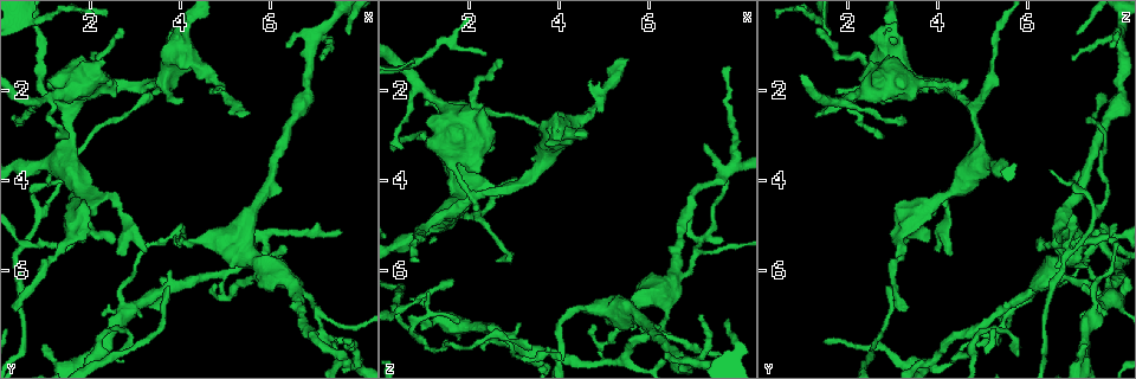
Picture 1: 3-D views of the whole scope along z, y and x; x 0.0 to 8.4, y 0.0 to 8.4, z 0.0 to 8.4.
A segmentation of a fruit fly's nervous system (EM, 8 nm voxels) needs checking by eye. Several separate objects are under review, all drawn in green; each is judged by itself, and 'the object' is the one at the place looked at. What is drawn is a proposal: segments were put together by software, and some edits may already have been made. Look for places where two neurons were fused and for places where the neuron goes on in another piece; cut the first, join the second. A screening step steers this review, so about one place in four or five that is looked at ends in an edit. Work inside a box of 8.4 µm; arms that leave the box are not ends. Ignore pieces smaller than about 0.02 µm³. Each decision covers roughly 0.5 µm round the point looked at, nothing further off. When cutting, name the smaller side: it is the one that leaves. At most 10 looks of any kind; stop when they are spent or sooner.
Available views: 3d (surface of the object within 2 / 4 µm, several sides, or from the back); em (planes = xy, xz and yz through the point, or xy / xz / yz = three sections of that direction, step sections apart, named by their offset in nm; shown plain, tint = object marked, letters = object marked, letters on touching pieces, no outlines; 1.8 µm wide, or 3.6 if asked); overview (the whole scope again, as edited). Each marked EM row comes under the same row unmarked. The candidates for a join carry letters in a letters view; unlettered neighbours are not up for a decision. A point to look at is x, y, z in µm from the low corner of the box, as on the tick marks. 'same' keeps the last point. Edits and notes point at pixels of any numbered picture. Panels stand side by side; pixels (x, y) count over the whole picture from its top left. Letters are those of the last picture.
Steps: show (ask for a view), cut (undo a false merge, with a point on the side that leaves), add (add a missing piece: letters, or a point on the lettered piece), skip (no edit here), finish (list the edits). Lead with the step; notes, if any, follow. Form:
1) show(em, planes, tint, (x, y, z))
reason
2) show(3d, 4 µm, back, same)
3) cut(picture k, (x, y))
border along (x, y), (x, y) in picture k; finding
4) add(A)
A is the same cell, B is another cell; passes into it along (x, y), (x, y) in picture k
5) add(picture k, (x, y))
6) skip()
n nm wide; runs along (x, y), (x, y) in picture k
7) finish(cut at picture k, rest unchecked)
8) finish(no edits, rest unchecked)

show(3d, 4 µm, (2.65, 0.55, 1.40))
branch stops here

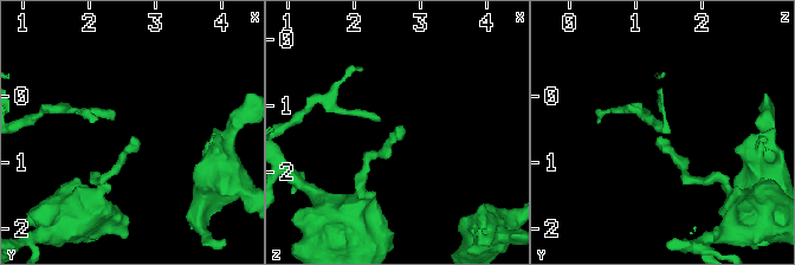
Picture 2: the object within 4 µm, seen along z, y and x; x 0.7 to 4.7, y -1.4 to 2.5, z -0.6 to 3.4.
show(em, planes, letters, (2.65, 0.60, 1.35))

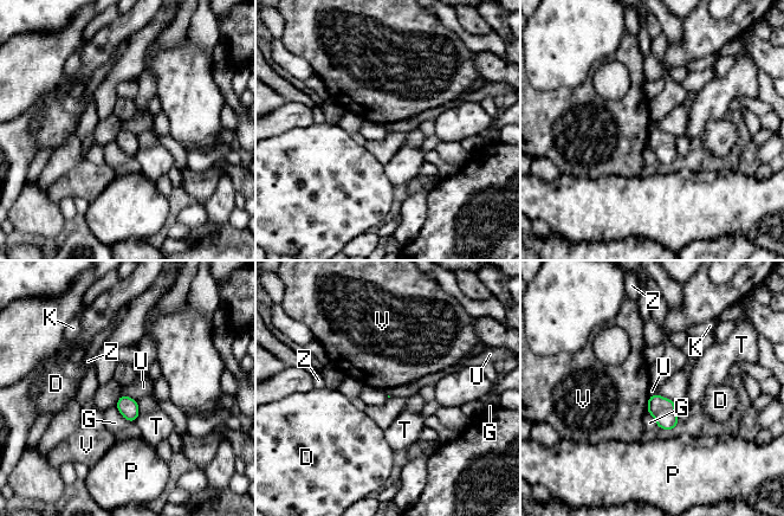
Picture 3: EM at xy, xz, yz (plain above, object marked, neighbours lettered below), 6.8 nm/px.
skip()
D, G, K, P, T, U, V and Z are other cells; no lettered piece goes on from it

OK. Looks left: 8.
show(em, planes, letters, (1.40, 3.05, 2.80))
tapers out

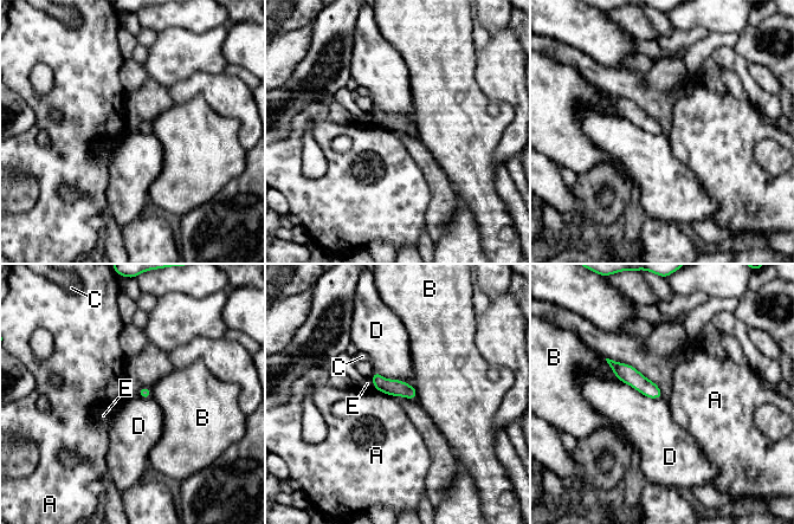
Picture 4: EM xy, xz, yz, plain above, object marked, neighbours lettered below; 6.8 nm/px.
skip()
A, B, C, D and E are other cells; runs along (612, 363), (658, 395) in picture 4; no lettered piece goes on from it

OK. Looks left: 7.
show(em, planes, tint, (1.05, 7.65, 7.30))
branch stops here

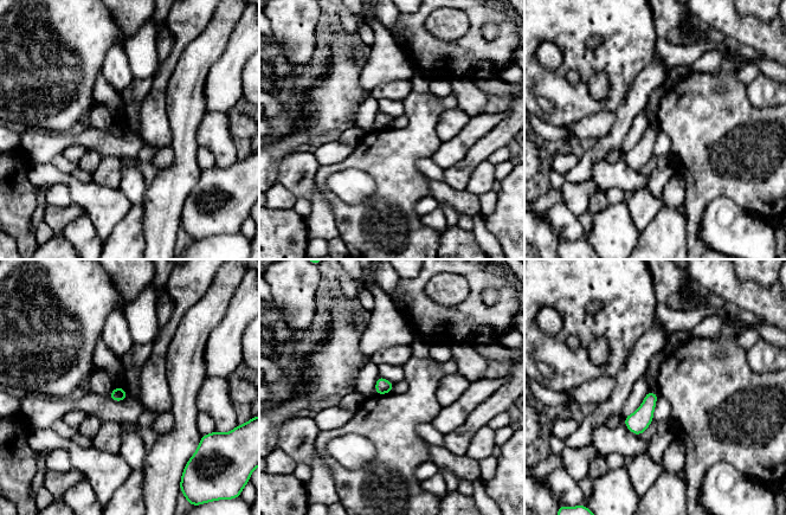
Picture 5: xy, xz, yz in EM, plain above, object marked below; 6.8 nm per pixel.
show(em, planes, letters, same)
see the neighbours

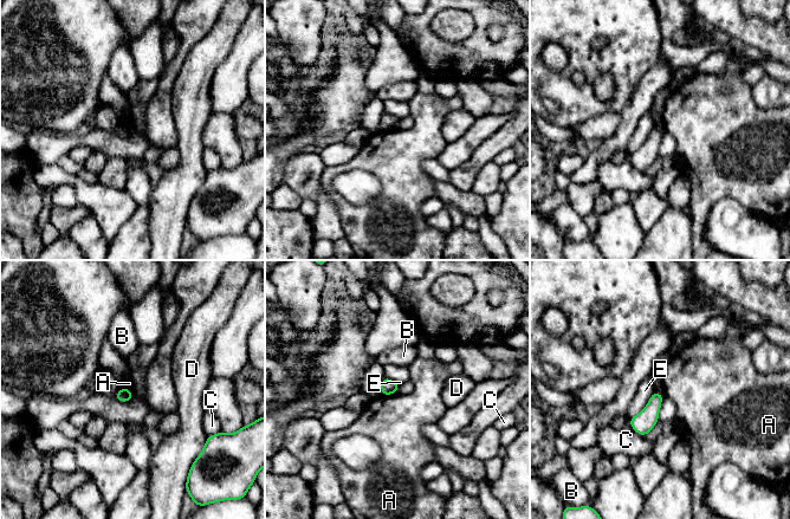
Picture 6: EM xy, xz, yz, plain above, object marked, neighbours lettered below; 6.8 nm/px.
skip()
E touches over 240 nm; A, B, C, D and E are other cells; border along (396, 393), (381, 395) in picture 6; none of them fits

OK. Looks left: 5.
show(em, planes, letters, (3.40, 2.10, 7.70))
long arm stops here

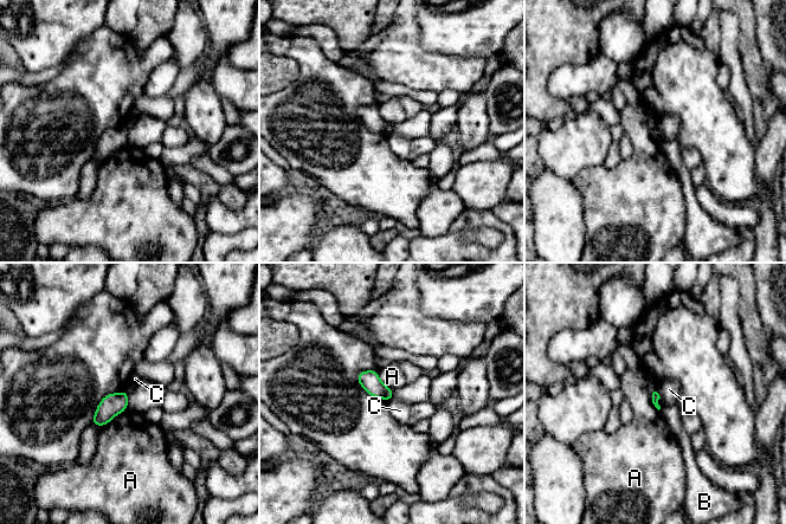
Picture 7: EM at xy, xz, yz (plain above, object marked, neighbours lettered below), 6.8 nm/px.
skip()
A, B and C are other cells; none of them fits

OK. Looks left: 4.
finish(no edits, rest unchecked)

